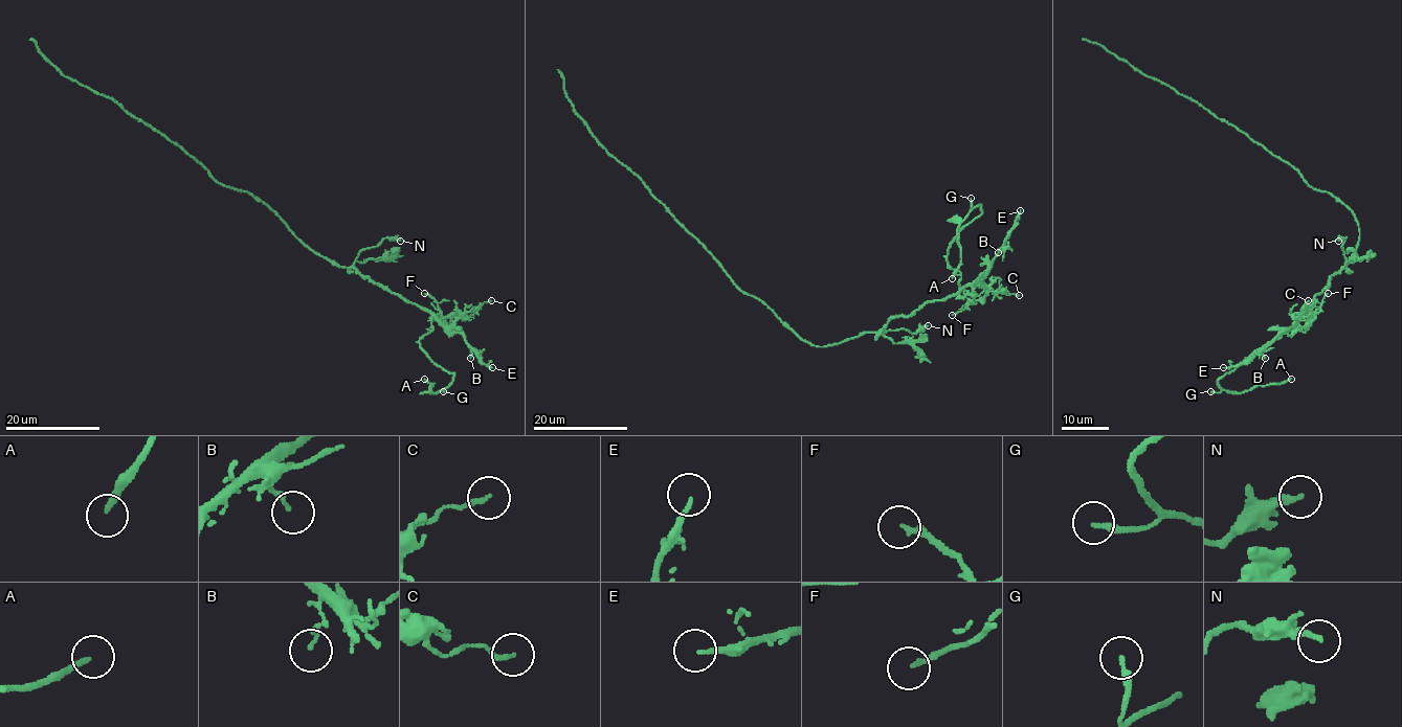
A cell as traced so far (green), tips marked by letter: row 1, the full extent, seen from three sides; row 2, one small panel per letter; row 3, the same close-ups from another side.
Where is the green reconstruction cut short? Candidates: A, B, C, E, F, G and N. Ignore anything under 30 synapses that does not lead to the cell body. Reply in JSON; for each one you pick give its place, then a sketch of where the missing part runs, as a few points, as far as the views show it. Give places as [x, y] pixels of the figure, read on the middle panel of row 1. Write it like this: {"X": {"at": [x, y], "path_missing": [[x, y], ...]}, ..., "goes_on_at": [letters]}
{"goes_on_at": []}

